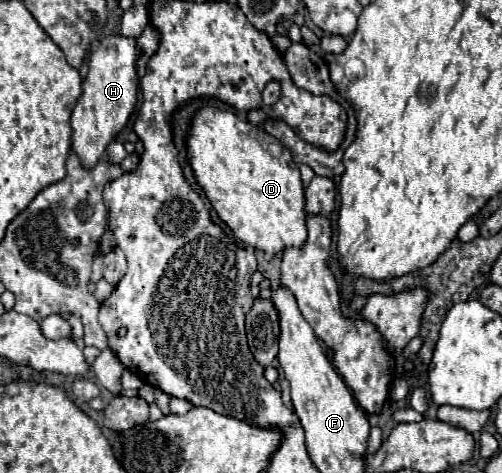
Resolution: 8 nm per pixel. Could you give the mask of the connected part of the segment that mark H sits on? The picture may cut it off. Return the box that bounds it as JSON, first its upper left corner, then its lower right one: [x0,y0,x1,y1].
[71,36,139,168]

